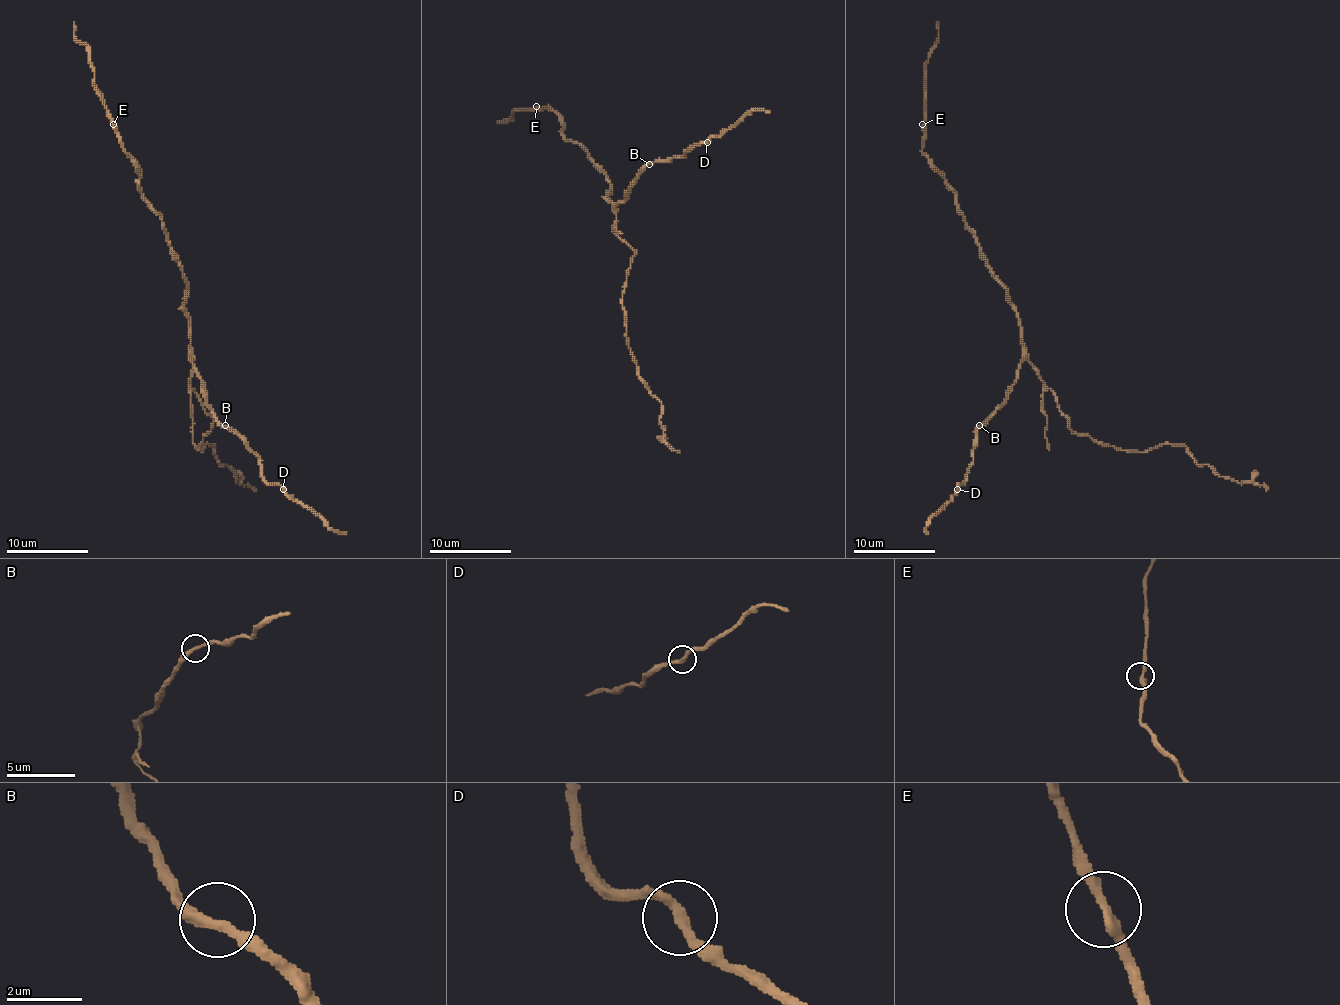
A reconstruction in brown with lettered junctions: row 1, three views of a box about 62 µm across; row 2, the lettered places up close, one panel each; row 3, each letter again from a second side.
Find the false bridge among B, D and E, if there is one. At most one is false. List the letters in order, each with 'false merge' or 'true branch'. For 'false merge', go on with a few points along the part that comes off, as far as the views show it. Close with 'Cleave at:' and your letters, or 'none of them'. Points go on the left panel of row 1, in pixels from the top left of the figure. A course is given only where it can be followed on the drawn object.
B: true branch
D: true branch
E: true branch
Cleave at: none of them

